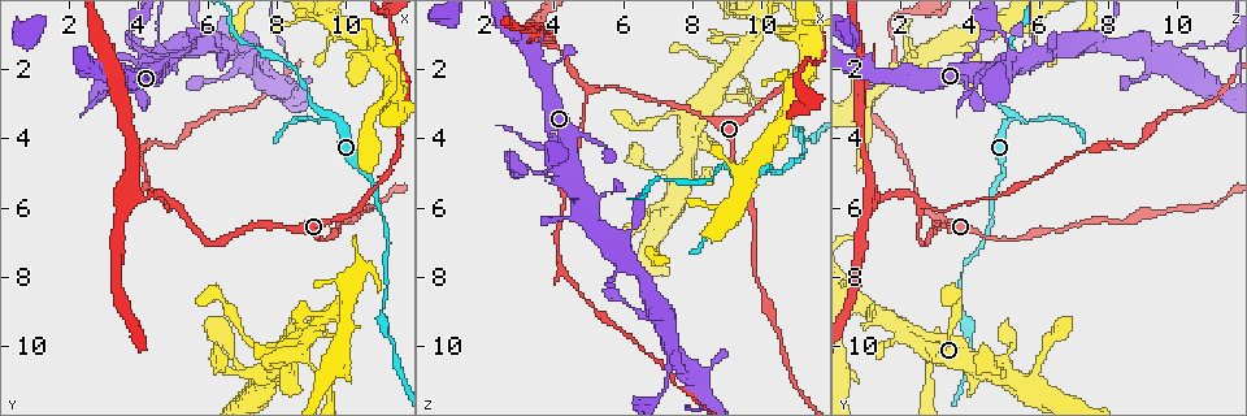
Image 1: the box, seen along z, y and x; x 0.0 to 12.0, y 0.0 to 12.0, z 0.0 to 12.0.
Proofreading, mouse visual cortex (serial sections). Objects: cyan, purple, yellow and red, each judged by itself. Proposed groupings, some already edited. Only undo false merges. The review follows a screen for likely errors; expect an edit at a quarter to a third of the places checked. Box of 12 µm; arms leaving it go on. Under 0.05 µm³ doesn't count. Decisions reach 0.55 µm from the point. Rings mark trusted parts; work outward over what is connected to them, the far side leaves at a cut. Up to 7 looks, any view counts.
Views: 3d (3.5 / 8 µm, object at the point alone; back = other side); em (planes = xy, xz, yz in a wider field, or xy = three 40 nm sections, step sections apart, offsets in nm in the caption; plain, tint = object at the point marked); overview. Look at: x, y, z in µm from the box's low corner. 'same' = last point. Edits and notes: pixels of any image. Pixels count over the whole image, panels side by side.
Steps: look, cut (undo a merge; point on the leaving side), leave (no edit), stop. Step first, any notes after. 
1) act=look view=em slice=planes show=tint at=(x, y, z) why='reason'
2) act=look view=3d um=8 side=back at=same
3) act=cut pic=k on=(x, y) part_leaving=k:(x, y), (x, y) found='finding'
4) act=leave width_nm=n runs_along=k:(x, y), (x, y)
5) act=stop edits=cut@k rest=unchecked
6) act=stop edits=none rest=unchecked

act=look view=3d um=8 at=(9.5, 3.3, 5.2) why='three-way junction'

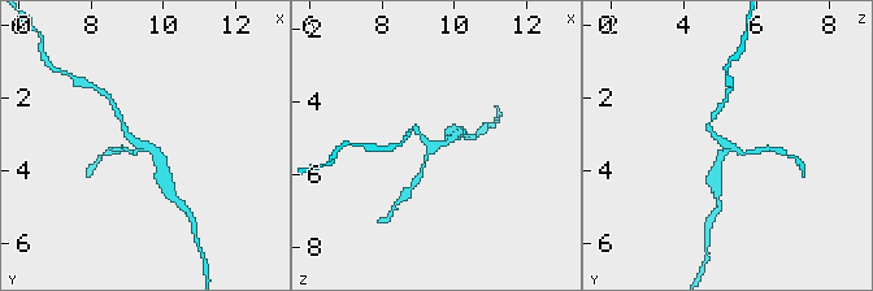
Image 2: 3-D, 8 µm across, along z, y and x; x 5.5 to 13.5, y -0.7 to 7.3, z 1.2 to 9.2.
act=look view=em slice=planes show=tint at=(9.5, 3.3, 5.2) arms=3 arm_widths_nm=150,150,300 why='need the tissue'

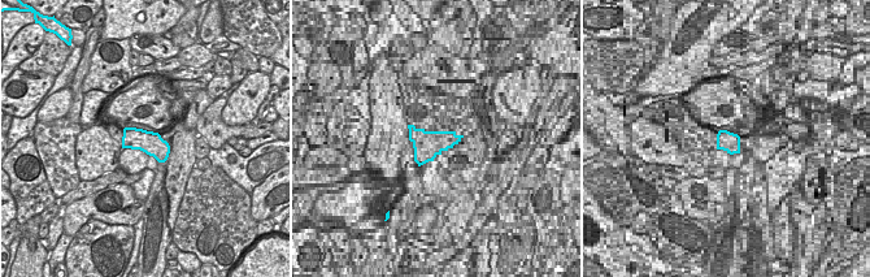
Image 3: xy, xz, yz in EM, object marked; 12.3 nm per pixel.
act=cut pic=2 on=(417, 178) part_leaving=2:(426, 156), (418, 178), (399, 202) found='two cells meet here'

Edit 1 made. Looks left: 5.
act=look view=overview

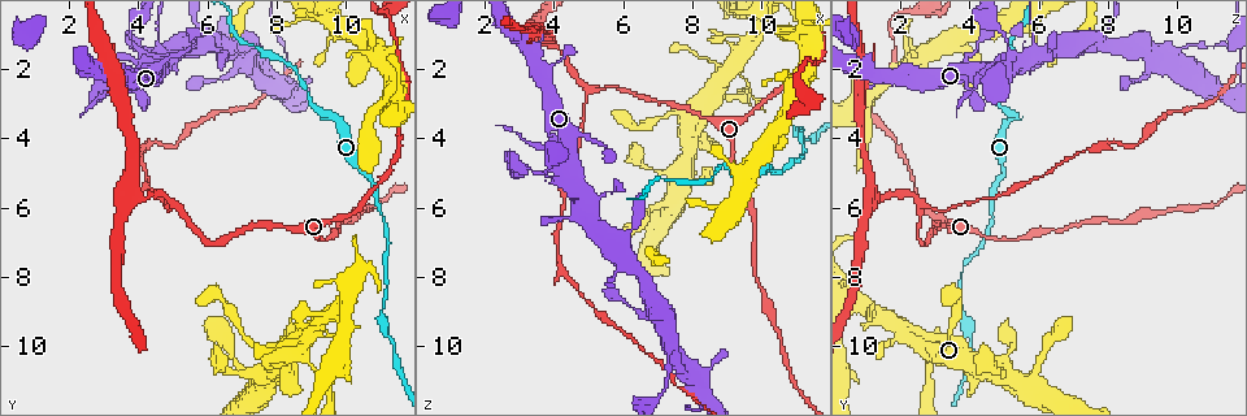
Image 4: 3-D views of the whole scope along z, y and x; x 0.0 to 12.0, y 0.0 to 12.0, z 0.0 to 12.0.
act=look view=em slice=xy step=2 show=tint at=(5.0, 5.9, 2.7)

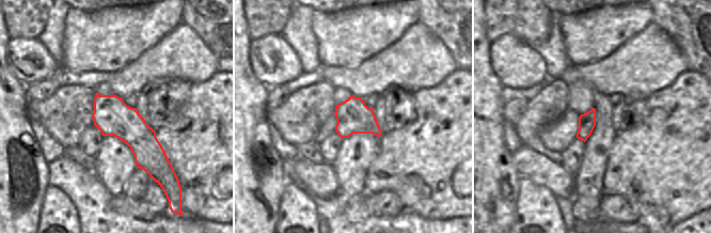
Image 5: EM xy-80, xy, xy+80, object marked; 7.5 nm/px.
act=look view=3d um=3.5 at=same

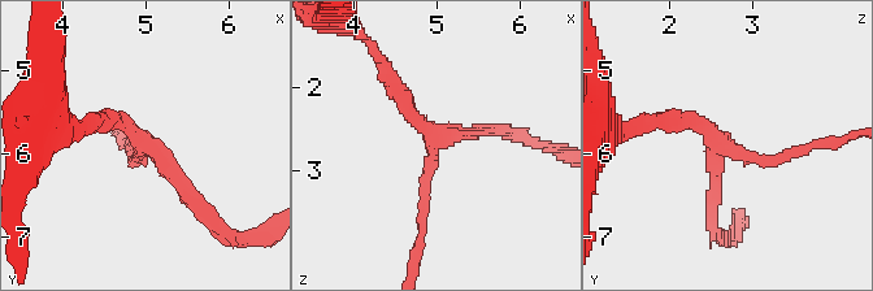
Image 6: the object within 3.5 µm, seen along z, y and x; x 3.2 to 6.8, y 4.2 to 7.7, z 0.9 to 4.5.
act=leave width_nm=260 runs_along=6:(207, 216), (126, 124), (99, 120) found='all the same cell'

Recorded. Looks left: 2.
act=look view=3d um=3.5 at=(11.0, 5.3, 2.4) why='thin neck'

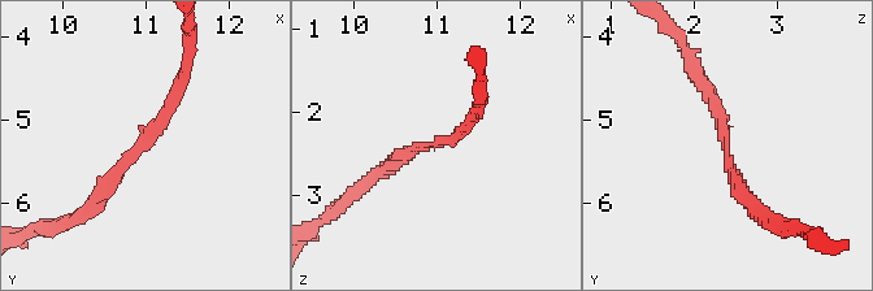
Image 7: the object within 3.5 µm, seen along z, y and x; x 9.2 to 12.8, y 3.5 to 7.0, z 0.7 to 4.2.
act=look view=em slice=planes show=tint at=(11.00, 5.40, 2.40)

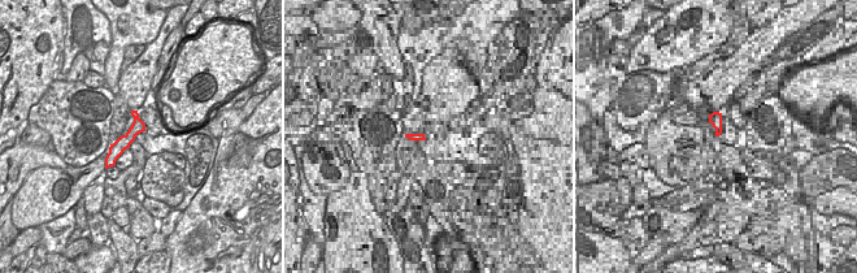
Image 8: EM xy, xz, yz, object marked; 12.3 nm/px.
act=leave runs_along=7:(86, 213), (147, 146), (178, 78) found='continuous, no second cell'

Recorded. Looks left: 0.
act=stop edits=cut@2 rest=unchecked

